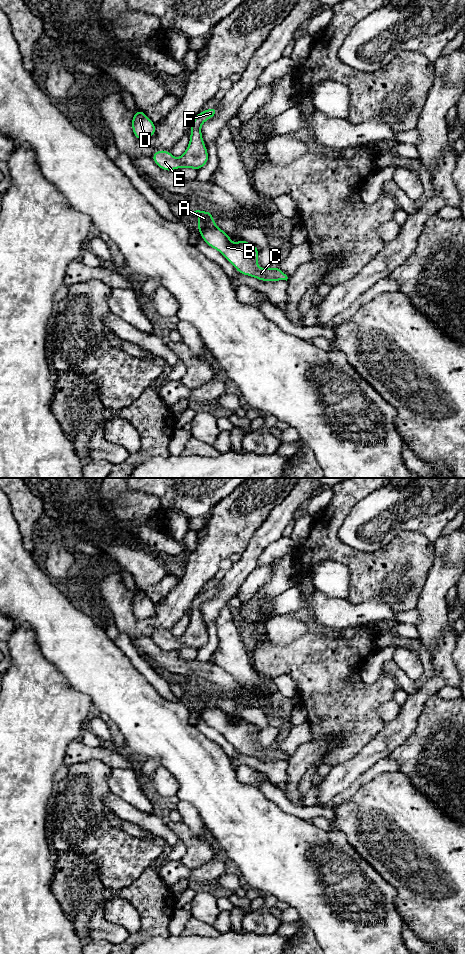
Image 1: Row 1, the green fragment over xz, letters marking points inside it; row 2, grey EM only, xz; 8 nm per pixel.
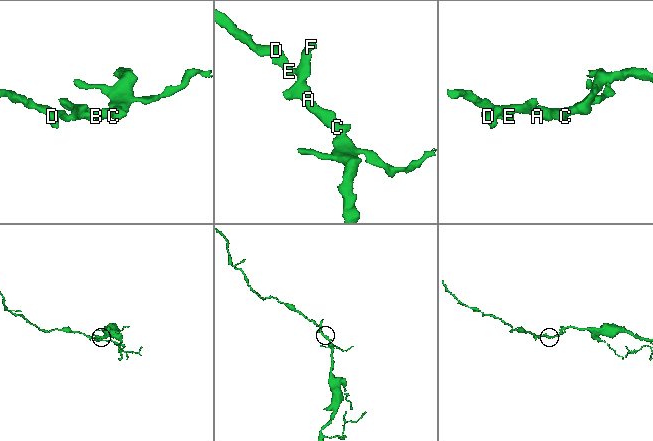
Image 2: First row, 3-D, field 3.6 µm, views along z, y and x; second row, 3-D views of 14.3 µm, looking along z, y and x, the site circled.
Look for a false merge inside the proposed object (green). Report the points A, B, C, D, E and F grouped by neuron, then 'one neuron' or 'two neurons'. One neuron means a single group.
groups A B C D E F; one neuron

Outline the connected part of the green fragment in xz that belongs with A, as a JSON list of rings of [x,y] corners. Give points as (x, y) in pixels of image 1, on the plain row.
[[[196,690],[194,693],[199,699],[197,706],[202,719],[208,726],[218,730],[238,753],[266,762],[287,761],[287,755],[279,748],[259,748],[258,727],[245,720],[232,723],[230,716],[216,706],[211,691]]]

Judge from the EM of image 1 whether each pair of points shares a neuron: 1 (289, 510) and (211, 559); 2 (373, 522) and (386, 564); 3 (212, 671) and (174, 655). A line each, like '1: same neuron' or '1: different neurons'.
1: different neurons
2: different neurons
3: same neuron

